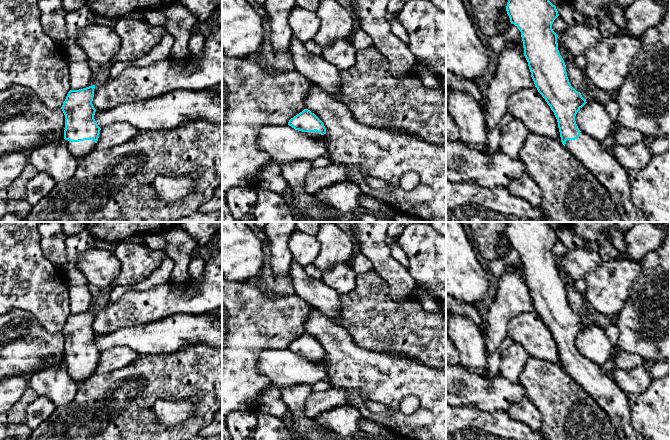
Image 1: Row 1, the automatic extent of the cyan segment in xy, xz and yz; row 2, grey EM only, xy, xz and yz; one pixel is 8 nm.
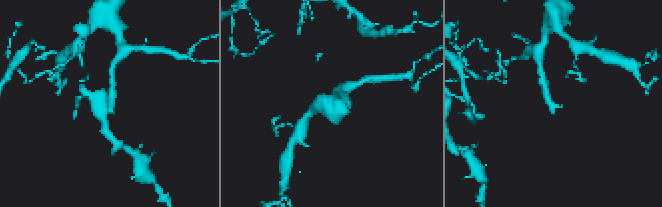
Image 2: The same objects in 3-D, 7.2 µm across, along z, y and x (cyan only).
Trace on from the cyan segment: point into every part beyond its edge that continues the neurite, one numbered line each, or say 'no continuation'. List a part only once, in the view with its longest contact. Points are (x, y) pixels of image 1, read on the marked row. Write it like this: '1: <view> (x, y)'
1: xy (79, 149)

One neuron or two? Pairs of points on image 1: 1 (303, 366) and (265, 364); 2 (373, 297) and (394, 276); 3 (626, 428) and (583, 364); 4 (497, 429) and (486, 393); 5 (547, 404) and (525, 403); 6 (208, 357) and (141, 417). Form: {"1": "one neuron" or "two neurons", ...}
{"1": "one neuron", "2": "two neurons", "3": "one neuron", "4": "two neurons", "5": "two neurons", "6": "one neuron"}

